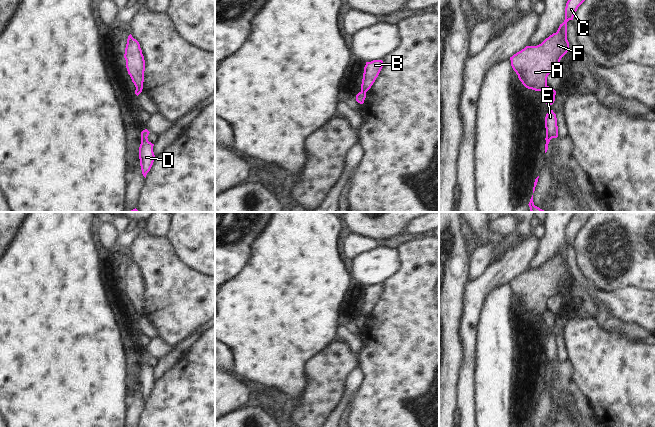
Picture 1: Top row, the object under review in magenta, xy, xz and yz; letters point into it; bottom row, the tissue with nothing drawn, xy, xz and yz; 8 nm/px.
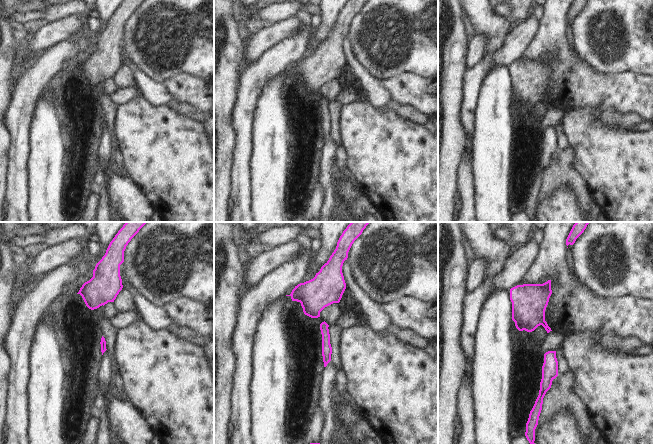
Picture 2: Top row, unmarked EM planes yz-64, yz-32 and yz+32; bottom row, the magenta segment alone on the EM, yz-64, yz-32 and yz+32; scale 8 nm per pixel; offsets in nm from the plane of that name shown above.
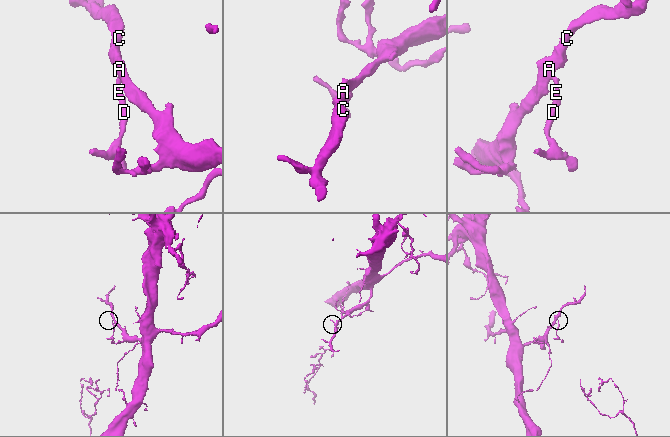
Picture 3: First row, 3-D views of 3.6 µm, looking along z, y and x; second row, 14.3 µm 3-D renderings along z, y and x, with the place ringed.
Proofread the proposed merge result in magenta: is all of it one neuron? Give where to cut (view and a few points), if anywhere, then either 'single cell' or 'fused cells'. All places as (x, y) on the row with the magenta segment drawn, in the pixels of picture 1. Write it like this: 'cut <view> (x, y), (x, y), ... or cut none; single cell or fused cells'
cut yz (546, 85), (542, 91); fused cells

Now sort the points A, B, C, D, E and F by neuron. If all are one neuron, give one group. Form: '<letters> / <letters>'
A B C F / D E

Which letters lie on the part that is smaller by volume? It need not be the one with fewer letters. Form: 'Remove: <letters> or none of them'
Remove: D, E

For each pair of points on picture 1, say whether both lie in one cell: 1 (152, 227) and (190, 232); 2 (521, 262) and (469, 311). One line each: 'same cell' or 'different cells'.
1: different cells
2: same cell

